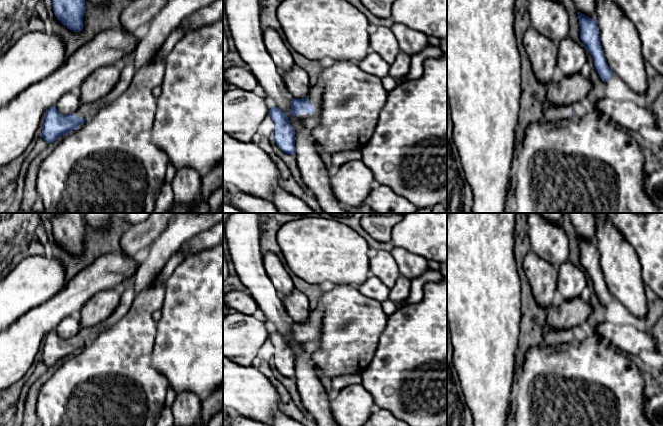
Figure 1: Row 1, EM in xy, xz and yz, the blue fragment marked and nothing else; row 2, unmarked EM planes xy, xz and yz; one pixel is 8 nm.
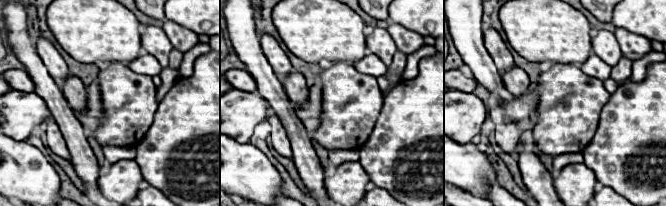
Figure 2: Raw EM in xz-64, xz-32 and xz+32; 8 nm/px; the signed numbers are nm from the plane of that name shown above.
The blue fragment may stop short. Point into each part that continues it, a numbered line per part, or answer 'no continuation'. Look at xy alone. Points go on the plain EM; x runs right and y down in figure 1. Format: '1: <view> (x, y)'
1: xy (87, 335)

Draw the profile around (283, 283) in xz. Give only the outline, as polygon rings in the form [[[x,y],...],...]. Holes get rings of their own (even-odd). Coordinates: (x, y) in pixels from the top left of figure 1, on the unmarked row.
[[[265,252],[262,253],[262,260],[266,274],[274,285],[279,297],[283,299],[291,294],[296,288],[279,258],[273,253]]]

